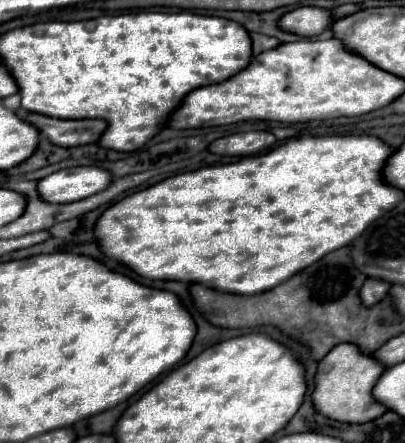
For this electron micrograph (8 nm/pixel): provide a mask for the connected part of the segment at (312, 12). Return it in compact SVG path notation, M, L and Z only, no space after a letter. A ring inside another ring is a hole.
M298 7L298 9L290 11L290 13L286 13L278 21L278 25L284 31L296 33L296 35L302 35L302 37L320 35L332 23L334 23L332 11L322 9L322 7Z

